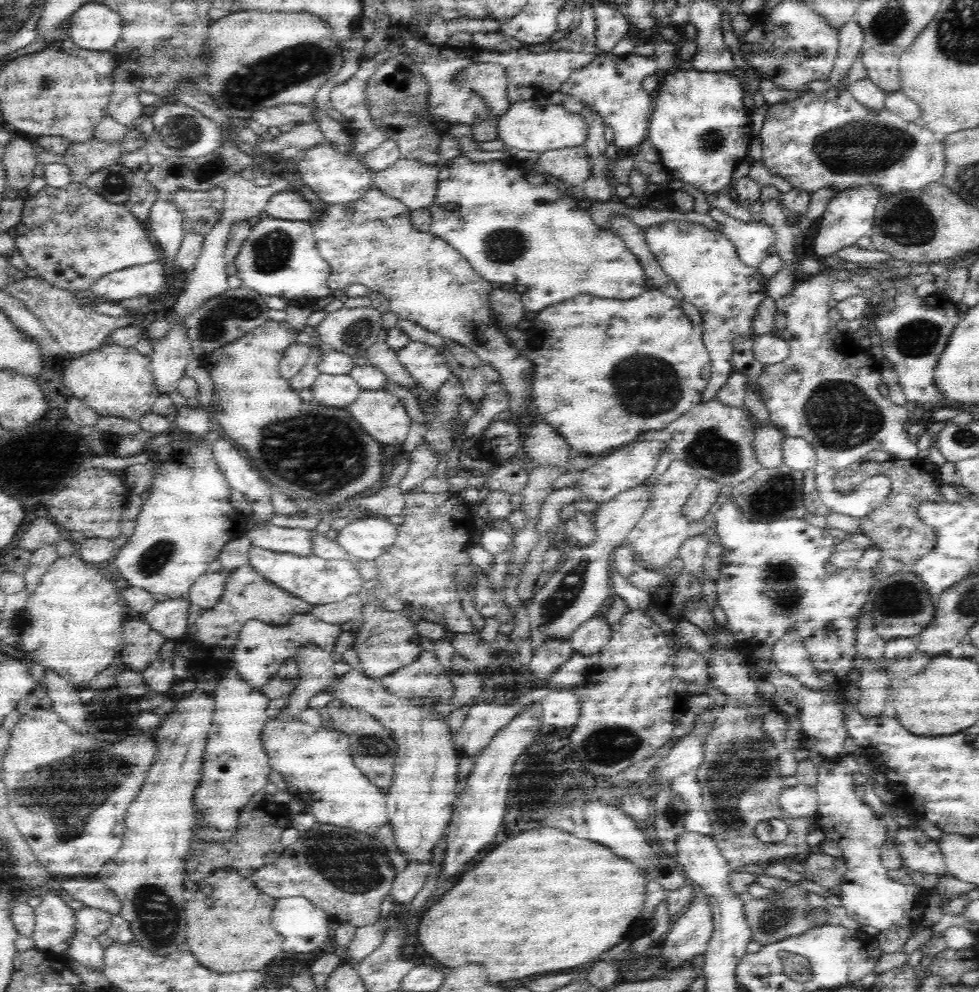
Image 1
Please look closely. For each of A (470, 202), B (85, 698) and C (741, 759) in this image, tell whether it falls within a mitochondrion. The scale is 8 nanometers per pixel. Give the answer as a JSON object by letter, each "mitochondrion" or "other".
{"A":"other","B":"other","C":"mitochondrion"}

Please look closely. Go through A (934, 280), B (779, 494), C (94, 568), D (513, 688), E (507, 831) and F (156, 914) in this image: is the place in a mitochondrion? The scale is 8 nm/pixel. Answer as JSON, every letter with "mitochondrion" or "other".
{"A":"other","B":"mitochondrion","C":"other","D":"other","E":"other","F":"mitochondrion"}

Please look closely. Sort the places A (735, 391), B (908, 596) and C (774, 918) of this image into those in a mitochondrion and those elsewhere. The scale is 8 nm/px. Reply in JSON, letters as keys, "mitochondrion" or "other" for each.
{"A":"other","B":"mitochondrion","C":"mitochondrion"}

